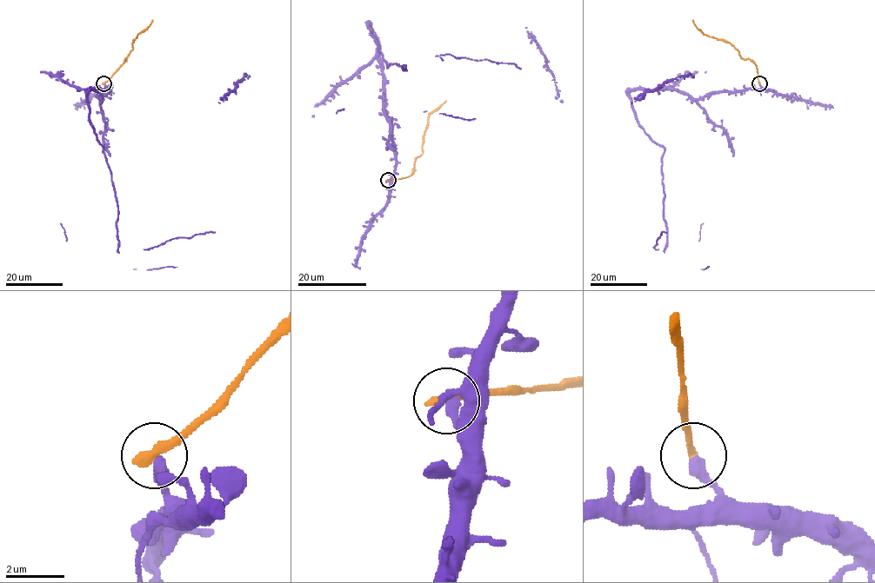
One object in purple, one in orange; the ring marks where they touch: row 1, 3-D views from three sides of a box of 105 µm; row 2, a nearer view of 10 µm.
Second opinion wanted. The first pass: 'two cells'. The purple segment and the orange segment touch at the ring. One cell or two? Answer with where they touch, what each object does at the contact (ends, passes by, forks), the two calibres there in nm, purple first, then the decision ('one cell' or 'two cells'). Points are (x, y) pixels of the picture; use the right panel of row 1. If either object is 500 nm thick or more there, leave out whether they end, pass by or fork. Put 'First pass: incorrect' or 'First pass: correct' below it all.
at (759, 83); purple ends there; orange ends there; 400 nm thick on the purple side, 360 nm on the other; two cells
First pass: correct

